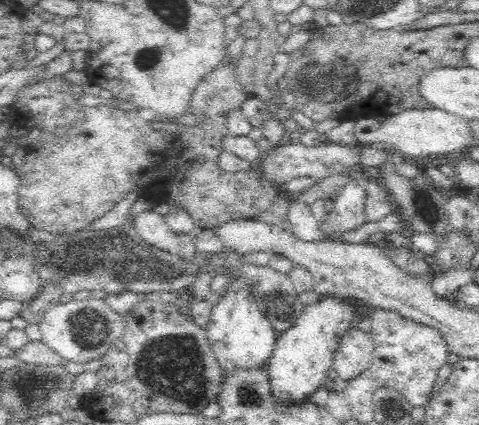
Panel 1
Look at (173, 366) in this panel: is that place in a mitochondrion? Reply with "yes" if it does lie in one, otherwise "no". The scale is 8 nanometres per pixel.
yes

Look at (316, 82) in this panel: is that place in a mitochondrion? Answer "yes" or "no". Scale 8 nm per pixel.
yes

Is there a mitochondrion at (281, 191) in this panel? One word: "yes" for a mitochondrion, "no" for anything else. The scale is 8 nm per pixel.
no

